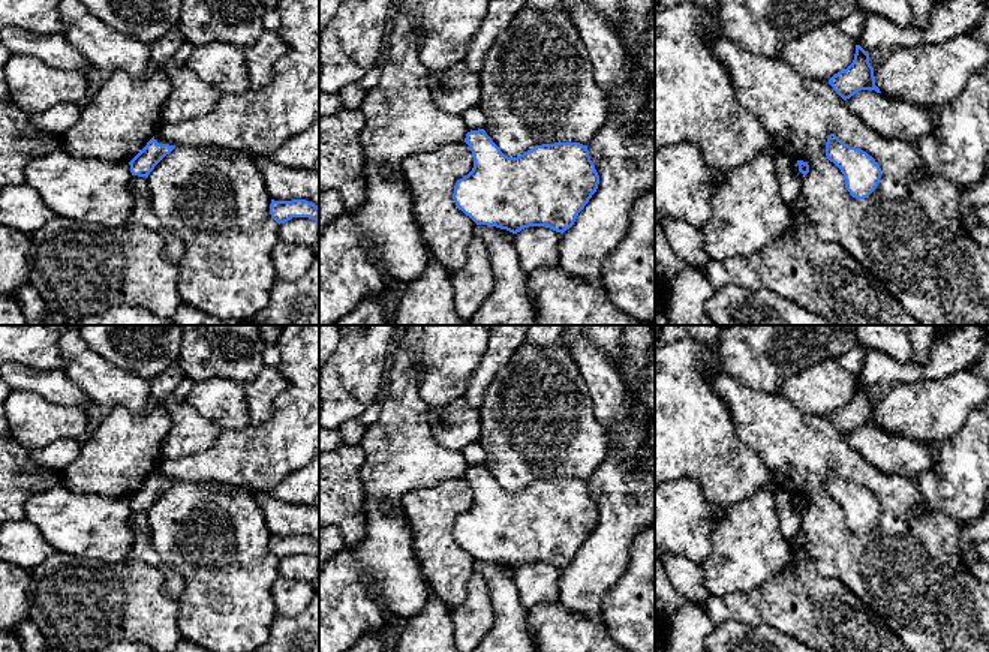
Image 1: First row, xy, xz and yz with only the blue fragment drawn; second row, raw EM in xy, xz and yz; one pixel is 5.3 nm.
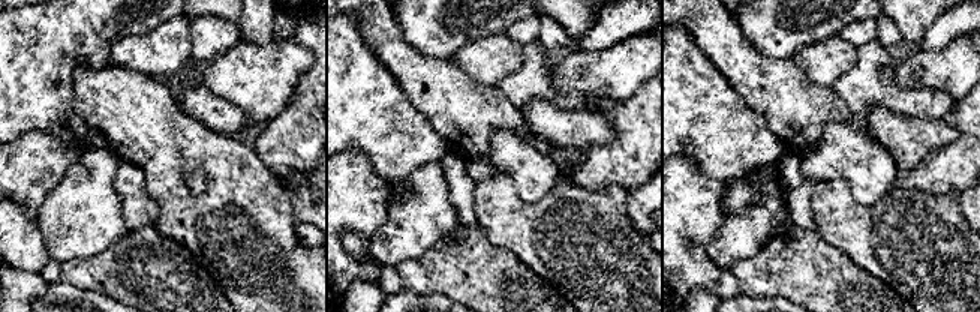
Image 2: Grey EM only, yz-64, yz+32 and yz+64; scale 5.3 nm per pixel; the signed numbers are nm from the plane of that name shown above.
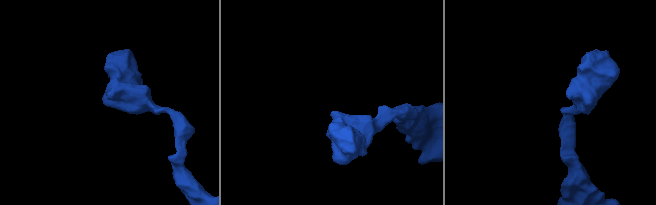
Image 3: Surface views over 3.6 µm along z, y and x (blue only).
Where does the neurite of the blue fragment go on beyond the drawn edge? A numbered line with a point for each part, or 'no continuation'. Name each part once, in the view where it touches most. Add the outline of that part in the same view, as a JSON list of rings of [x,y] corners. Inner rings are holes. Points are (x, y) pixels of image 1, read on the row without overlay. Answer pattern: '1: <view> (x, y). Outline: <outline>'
no continuation

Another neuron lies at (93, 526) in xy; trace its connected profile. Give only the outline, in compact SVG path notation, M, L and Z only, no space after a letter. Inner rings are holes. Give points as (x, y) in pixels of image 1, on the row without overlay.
M64 484L36 493L24 505L31 522L57 552L117 564L132 552L129 498L79 495Z

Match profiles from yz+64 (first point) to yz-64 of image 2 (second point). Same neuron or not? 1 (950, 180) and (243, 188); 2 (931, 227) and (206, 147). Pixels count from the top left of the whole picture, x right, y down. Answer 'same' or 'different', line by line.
1: different
2: same

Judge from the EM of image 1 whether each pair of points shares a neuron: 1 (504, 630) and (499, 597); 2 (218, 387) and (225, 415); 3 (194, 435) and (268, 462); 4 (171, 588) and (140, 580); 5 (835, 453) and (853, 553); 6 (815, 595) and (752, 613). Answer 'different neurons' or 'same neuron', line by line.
1: same neuron
2: same neuron
3: different neurons
4: different neurons
5: same neuron
6: same neuron

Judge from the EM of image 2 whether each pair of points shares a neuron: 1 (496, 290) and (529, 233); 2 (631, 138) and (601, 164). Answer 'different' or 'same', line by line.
1: different
2: same

